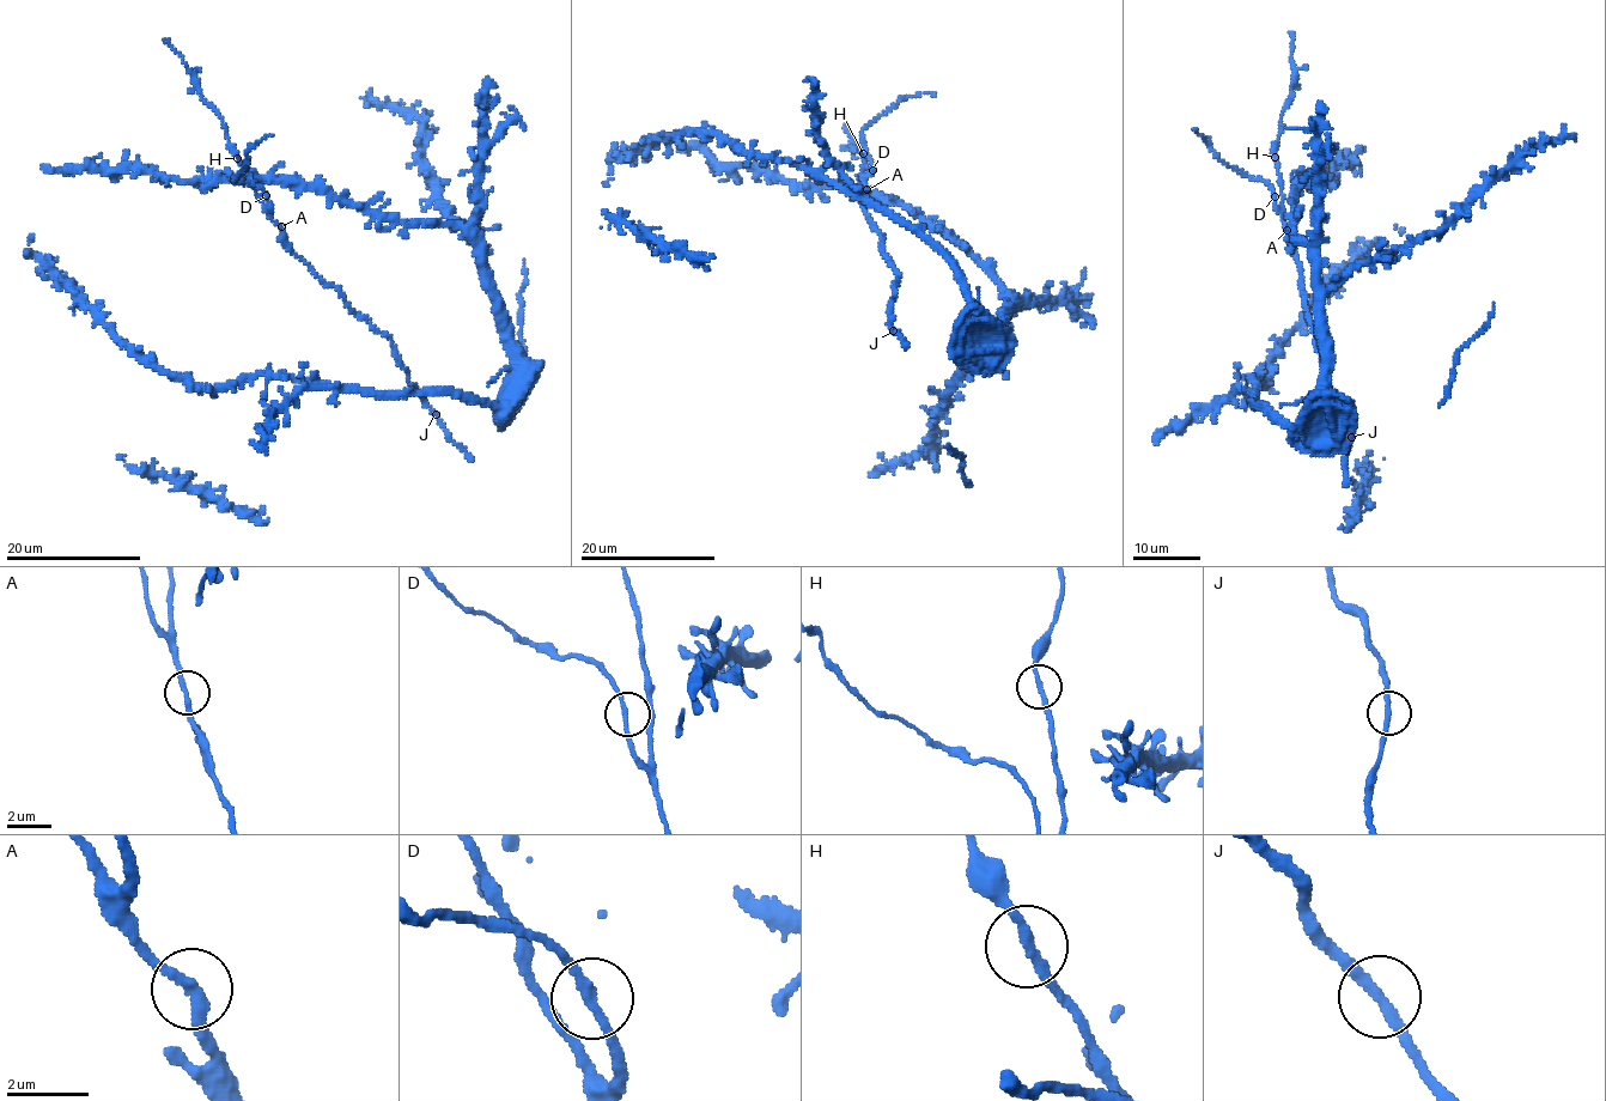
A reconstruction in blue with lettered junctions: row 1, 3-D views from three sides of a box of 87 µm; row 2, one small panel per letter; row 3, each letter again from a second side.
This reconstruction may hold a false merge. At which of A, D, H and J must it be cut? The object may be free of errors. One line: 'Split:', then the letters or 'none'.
Split: none

